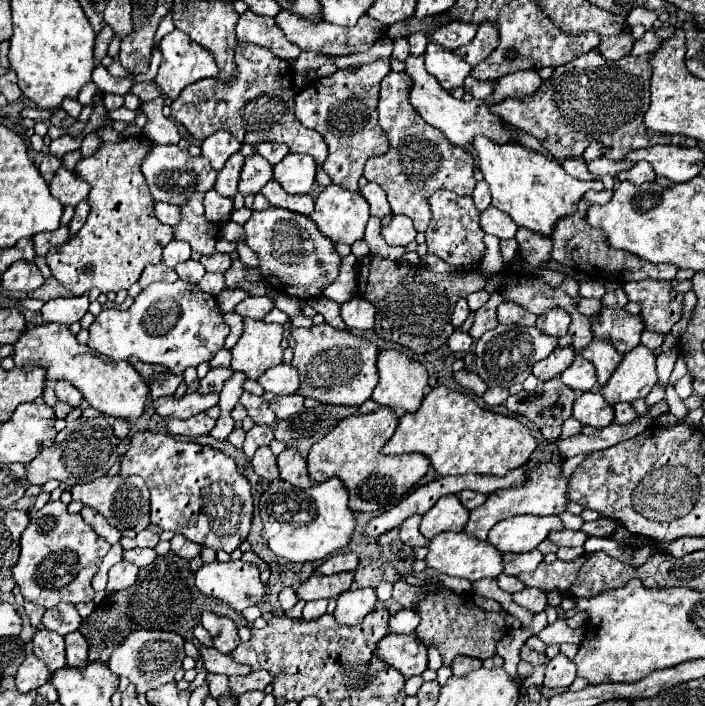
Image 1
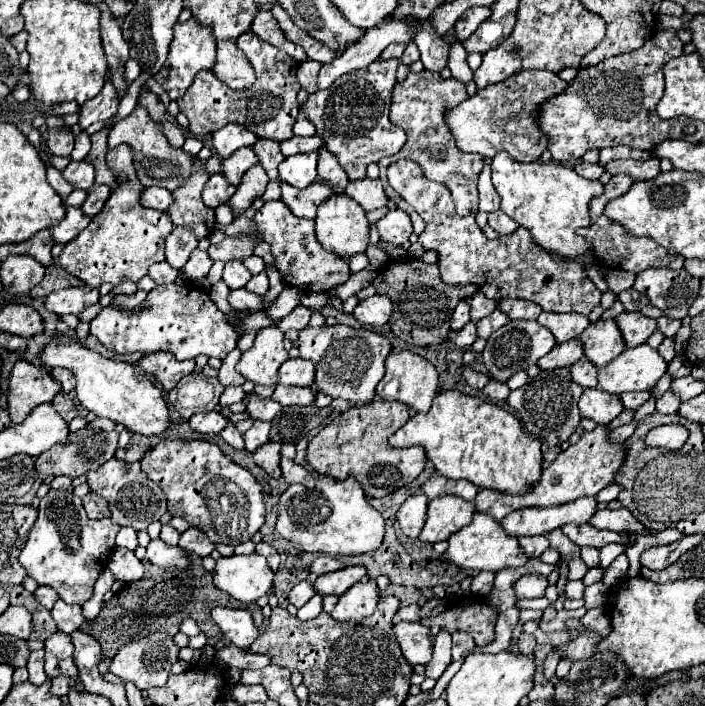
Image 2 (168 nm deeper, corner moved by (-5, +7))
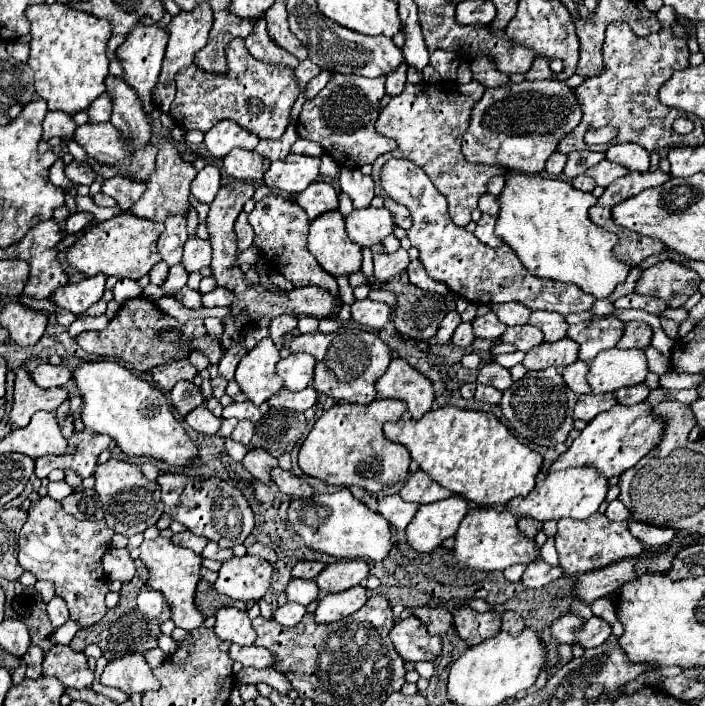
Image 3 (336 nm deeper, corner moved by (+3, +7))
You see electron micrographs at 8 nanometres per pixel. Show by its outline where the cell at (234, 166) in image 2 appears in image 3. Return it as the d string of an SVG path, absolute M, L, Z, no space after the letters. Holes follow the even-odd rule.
M233 150L225 158L225 172L235 180L261 180L269 170L269 160L249 150Z

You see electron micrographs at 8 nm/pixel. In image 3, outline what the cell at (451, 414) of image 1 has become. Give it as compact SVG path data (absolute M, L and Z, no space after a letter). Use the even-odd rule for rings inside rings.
M445 406L427 412L419 422L387 422L383 434L403 444L431 480L481 508L505 506L515 496L527 496L543 464L543 456L523 446L491 412Z

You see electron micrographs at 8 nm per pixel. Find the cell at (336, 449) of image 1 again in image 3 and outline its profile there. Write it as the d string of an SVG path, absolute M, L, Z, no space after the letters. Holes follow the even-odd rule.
M373 400L367 406L335 404L315 422L299 450L299 468L313 478L335 486L359 486L367 492L379 492L403 482L409 474L409 450L383 436L385 422L397 422L405 412L401 400Z

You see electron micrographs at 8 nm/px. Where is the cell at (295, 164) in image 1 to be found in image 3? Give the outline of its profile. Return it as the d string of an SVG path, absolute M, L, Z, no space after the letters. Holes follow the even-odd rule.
M289 154L285 160L277 160L267 170L263 182L271 188L279 188L285 192L303 192L311 182L319 176L319 158Z

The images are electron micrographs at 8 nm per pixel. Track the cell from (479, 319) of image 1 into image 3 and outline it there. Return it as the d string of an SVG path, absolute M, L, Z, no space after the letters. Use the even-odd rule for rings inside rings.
M493 312L473 320L473 332L477 338L499 338L505 332L505 328L507 326L501 324L497 316L493 316Z

